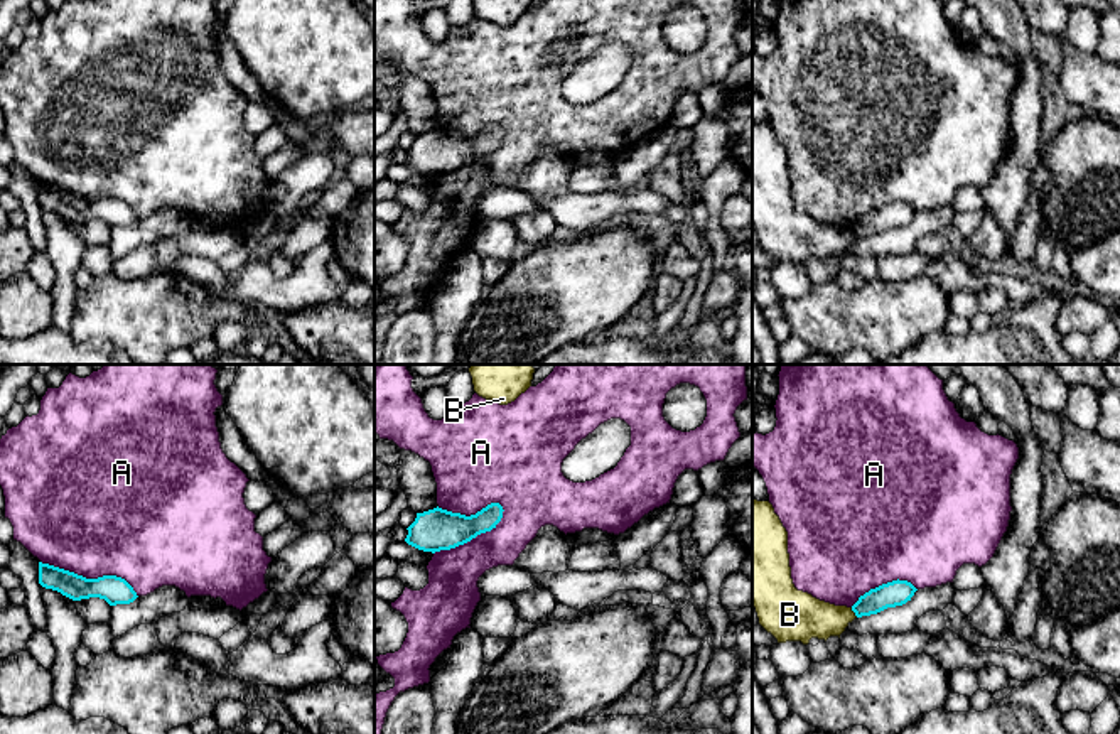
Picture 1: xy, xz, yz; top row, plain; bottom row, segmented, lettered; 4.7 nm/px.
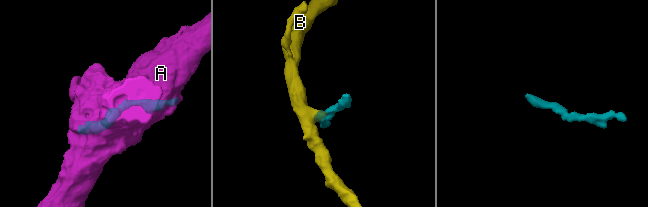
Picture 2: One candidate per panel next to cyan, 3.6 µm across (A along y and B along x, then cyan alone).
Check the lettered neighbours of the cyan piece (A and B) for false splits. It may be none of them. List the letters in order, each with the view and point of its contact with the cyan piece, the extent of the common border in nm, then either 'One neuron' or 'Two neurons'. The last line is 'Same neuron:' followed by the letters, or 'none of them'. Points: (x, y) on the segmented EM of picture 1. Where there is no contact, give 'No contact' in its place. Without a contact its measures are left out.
A: Touches cyan at xz (473, 537). Shared border 400 nm. Two neurons
B: Touches cyan at yz (854, 611). Shared border 60 nm. Two neurons
Same neuron: none of them

